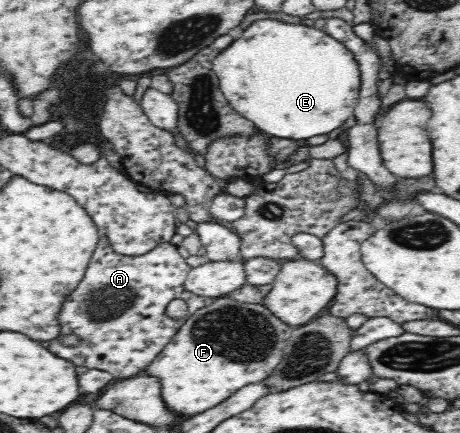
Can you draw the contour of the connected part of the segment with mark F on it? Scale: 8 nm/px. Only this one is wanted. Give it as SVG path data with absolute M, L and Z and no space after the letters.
M229 296L214 299L187 317L171 342L165 345L143 373L159 381L161 398L169 410L191 417L218 406L243 386L265 380L282 361L293 329L294 327L275 316L265 303L241 302Z

